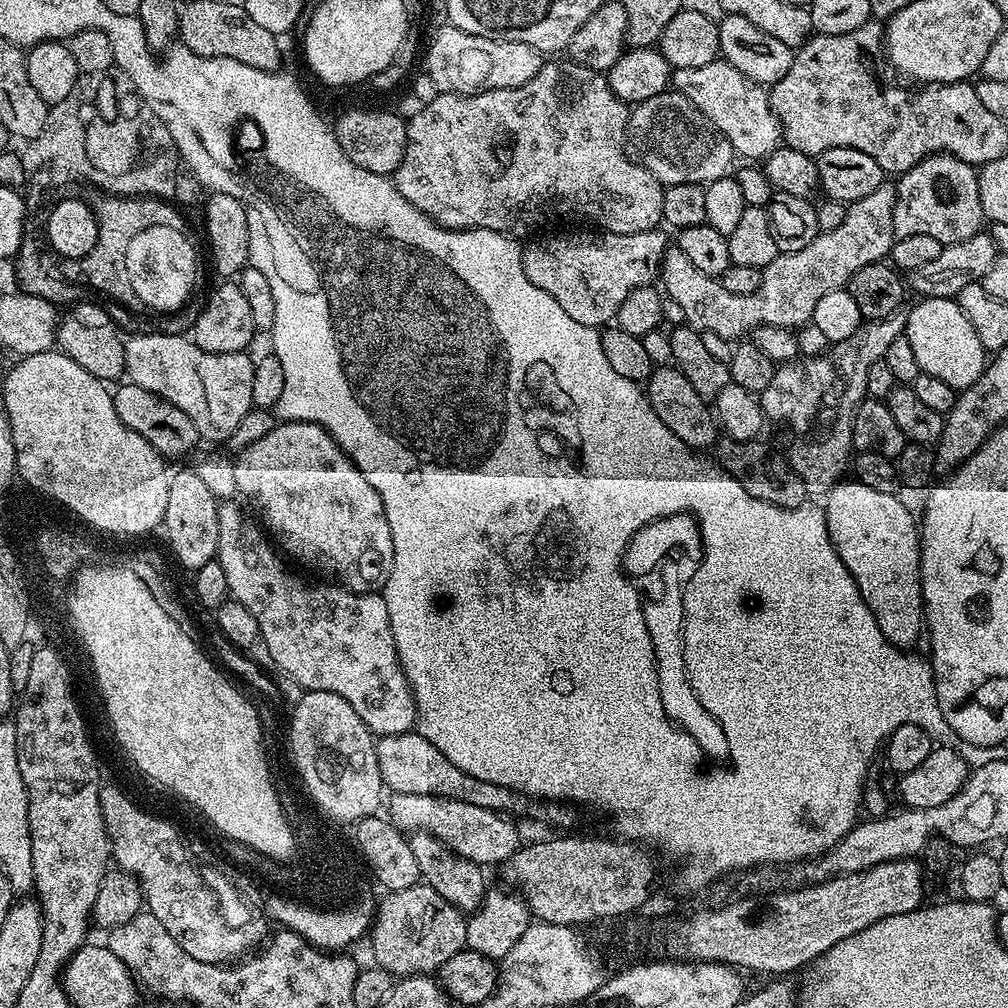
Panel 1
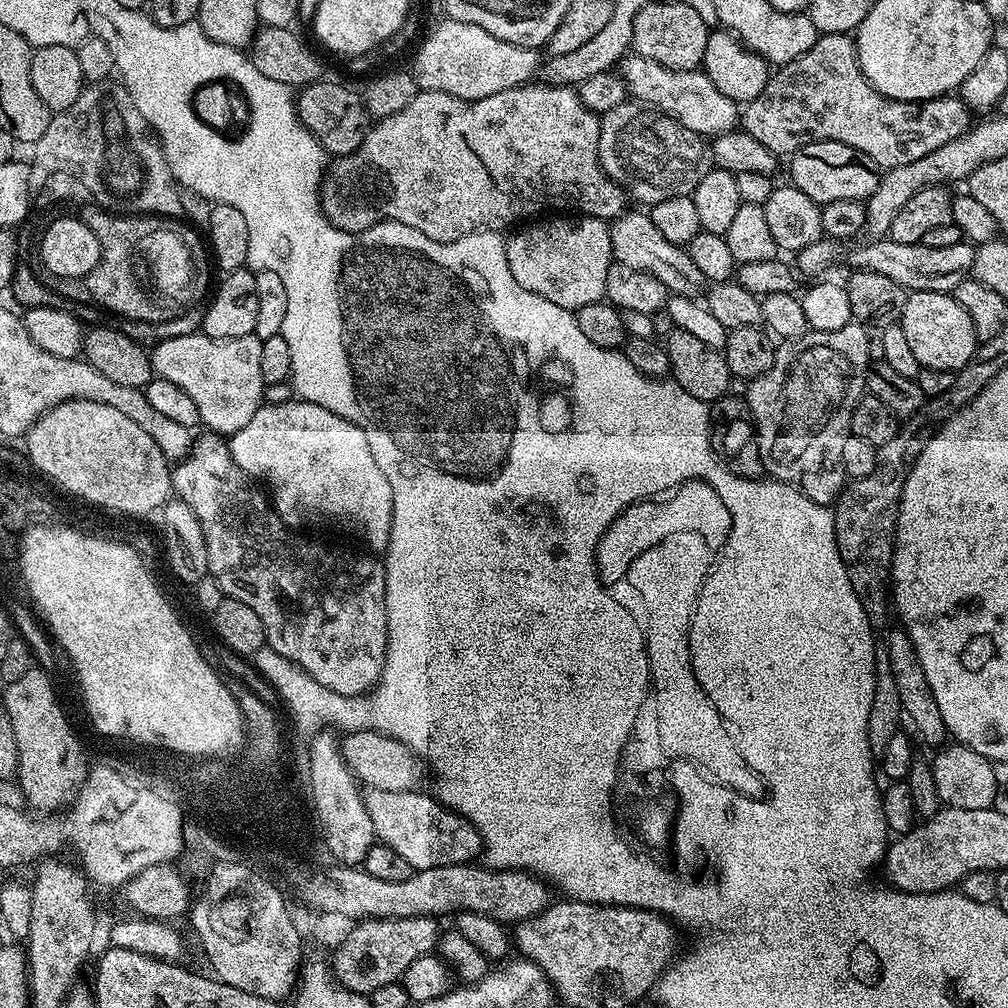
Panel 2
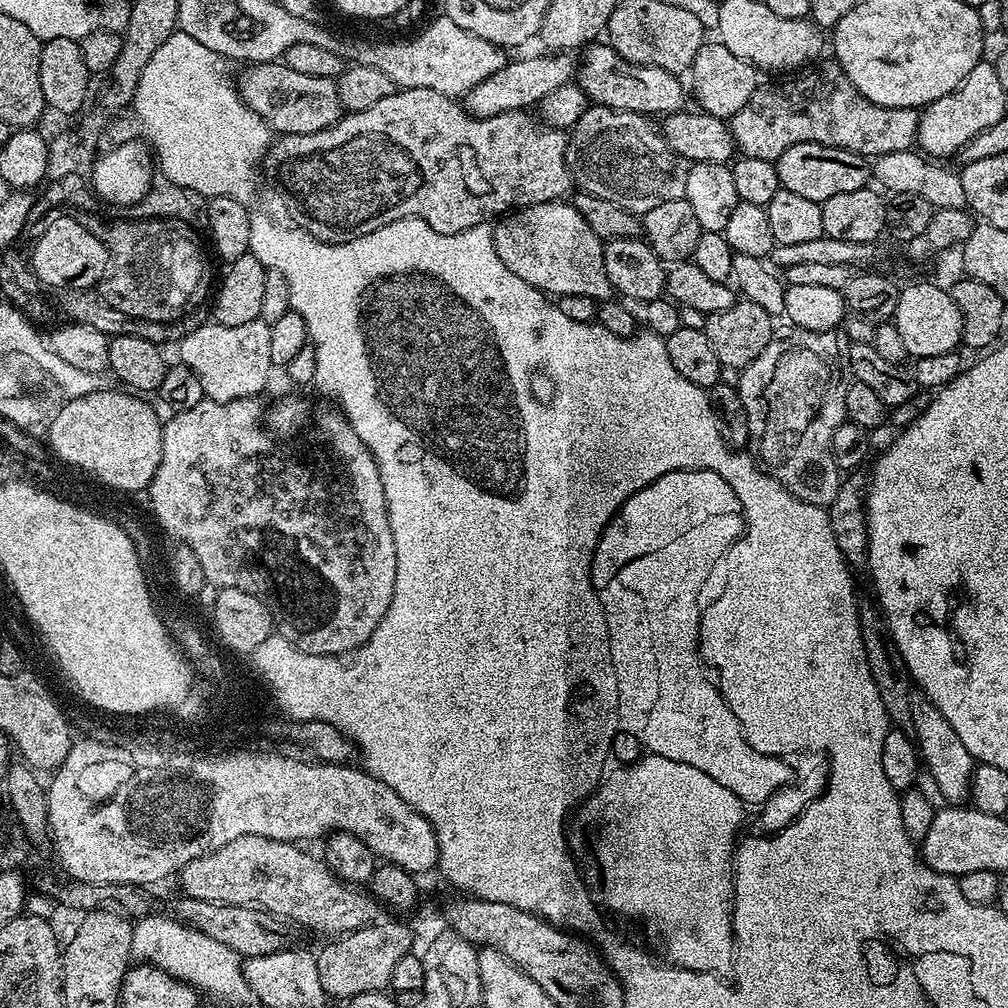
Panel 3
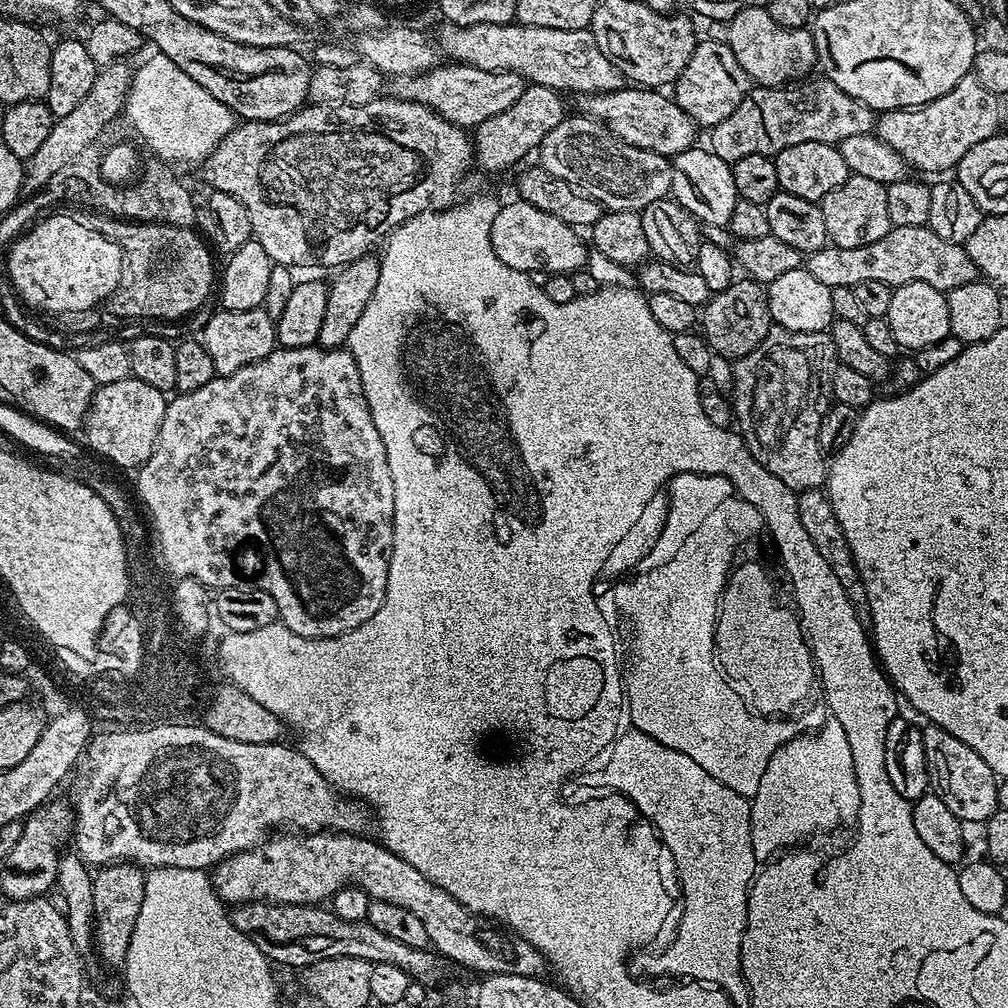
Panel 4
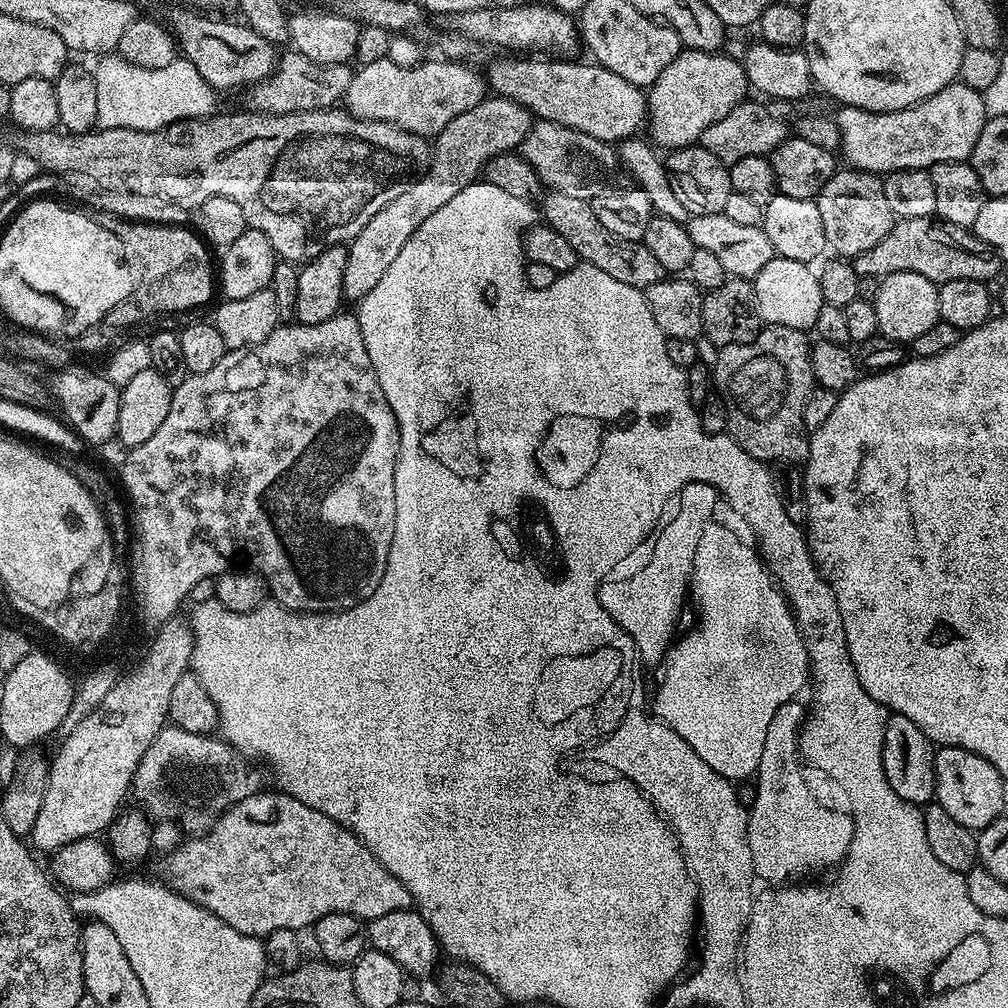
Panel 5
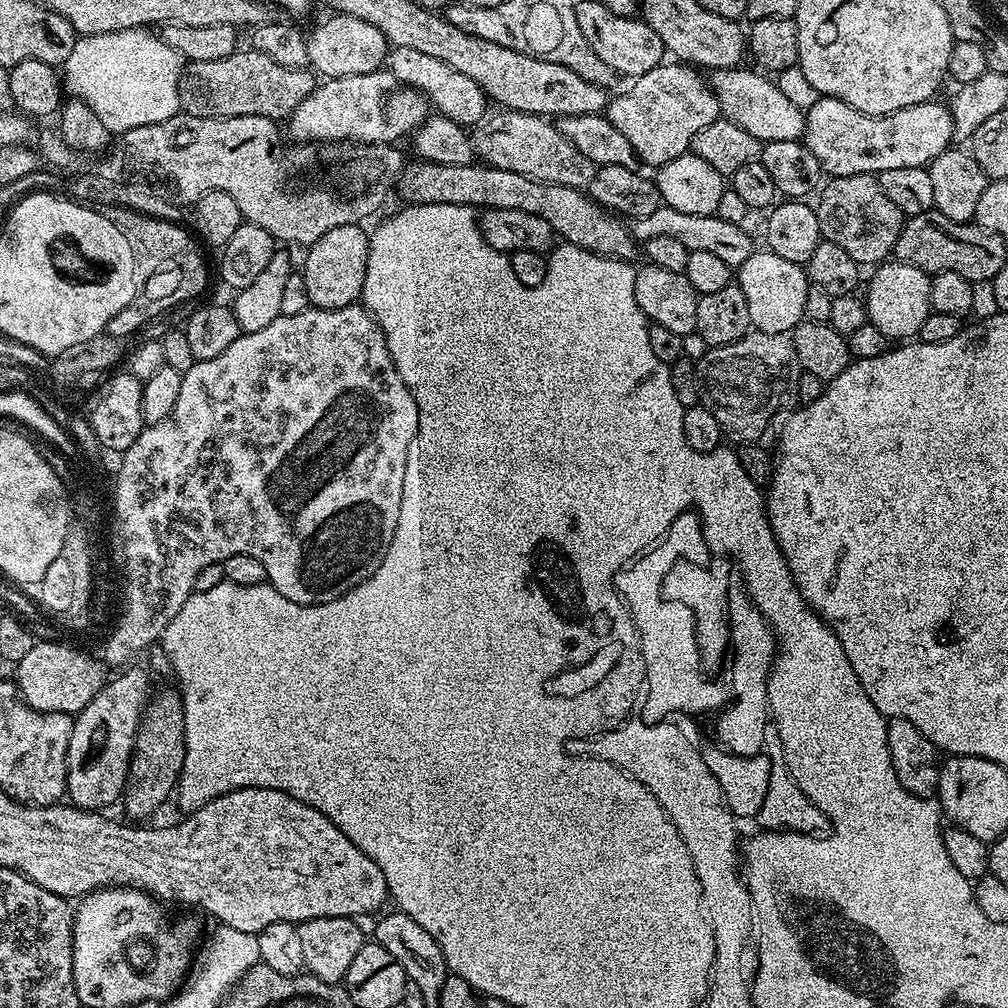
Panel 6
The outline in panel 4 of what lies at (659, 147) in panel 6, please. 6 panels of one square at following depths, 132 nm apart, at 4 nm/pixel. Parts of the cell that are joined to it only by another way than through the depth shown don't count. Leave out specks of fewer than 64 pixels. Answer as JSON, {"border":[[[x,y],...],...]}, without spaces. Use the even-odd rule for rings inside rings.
{"border":[[[701,39],[696,45],[690,62],[686,62],[686,70],[676,79],[674,99],[676,104],[698,126],[711,126],[722,122],[722,118],[730,118],[734,110],[747,96],[750,81],[746,70],[738,66],[738,58],[734,58],[734,50],[723,39]],[[676,91],[676,92],[675,92]]]}

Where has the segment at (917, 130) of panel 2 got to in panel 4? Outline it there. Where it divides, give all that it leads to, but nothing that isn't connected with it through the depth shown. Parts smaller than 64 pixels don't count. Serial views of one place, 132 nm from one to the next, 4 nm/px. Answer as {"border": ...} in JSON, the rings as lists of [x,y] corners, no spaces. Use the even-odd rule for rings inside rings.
{"border":[[[805,78],[799,82],[785,84],[782,88],[749,87],[747,96],[722,122],[711,125],[706,141],[709,152],[718,154],[726,163],[734,165],[738,158],[749,154],[762,154],[775,157],[790,146],[802,142],[822,142],[839,146],[846,138],[854,134],[872,132],[878,119],[877,113],[870,106],[850,98],[846,90],[838,90],[834,82],[827,78],[812,80]]]}

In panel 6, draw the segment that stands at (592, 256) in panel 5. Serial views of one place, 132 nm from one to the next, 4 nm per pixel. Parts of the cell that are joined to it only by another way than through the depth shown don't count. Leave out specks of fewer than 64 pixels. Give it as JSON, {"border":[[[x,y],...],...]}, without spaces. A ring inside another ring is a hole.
{"border":[[[427,162],[409,163],[400,174],[394,188],[409,205],[417,204],[466,204],[473,210],[526,210],[526,214],[534,214],[538,218],[546,218],[550,222],[553,233],[563,243],[572,244],[579,248],[585,248],[591,252],[597,252],[601,257],[615,256],[618,260],[635,261],[638,256],[638,241],[632,235],[629,227],[610,212],[601,208],[591,196],[585,194],[579,188],[570,186],[558,186],[547,184],[534,178],[526,178],[526,174],[514,174],[514,170],[502,170],[483,162],[470,164],[430,164]]]}

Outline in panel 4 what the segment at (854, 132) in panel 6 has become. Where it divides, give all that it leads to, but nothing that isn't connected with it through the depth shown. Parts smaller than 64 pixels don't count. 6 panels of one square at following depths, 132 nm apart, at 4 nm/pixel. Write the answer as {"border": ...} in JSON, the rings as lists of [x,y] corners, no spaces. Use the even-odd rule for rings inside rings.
{"border":[[[969,74],[954,86],[942,98],[934,98],[934,102],[924,104],[921,108],[895,108],[893,112],[881,112],[874,125],[875,135],[880,137],[886,146],[890,146],[913,169],[920,172],[944,172],[955,169],[961,158],[970,150],[970,146],[978,146],[986,138],[997,135],[1000,124],[1001,97],[995,96],[982,82],[978,82],[975,74]]]}

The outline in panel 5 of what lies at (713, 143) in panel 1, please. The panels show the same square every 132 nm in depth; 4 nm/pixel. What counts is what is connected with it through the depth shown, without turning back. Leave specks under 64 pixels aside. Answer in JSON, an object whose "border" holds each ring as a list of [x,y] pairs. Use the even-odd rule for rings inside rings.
{"border":[[[536,120],[533,123],[524,139],[522,155],[538,174],[541,185],[554,192],[570,194],[570,198],[591,202],[595,196],[617,183],[617,149],[609,141],[590,138],[590,134],[558,126],[549,120]]]}

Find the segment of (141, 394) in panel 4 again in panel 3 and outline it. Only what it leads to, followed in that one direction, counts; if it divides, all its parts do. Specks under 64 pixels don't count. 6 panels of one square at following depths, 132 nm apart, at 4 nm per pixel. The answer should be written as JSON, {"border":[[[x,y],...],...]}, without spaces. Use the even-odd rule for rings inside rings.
{"border":[[[105,390],[86,394],[82,398],[64,400],[61,403],[60,413],[52,420],[48,428],[48,444],[57,461],[71,466],[73,469],[81,468],[89,472],[89,477],[97,476],[101,485],[109,484],[120,492],[140,492],[149,487],[162,462],[162,438],[164,437],[164,425],[161,417],[156,417],[156,412],[147,404],[147,399],[136,394],[129,394],[127,391],[111,392]]]}

